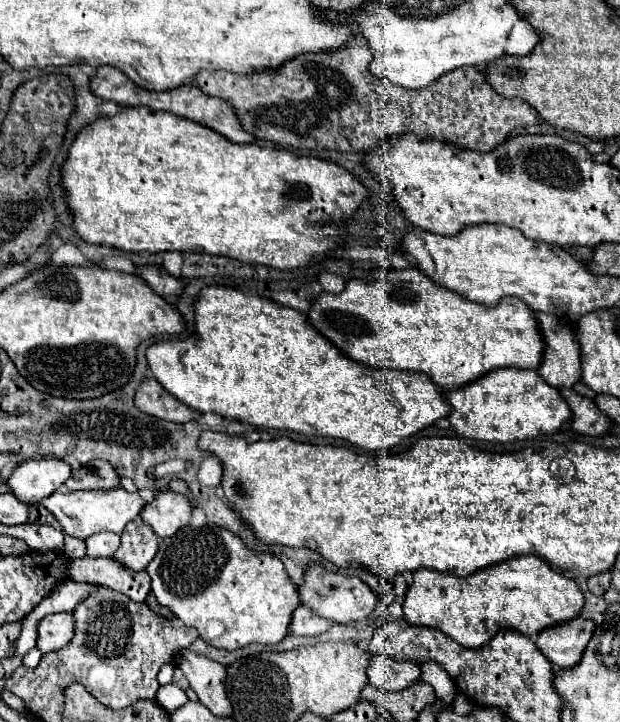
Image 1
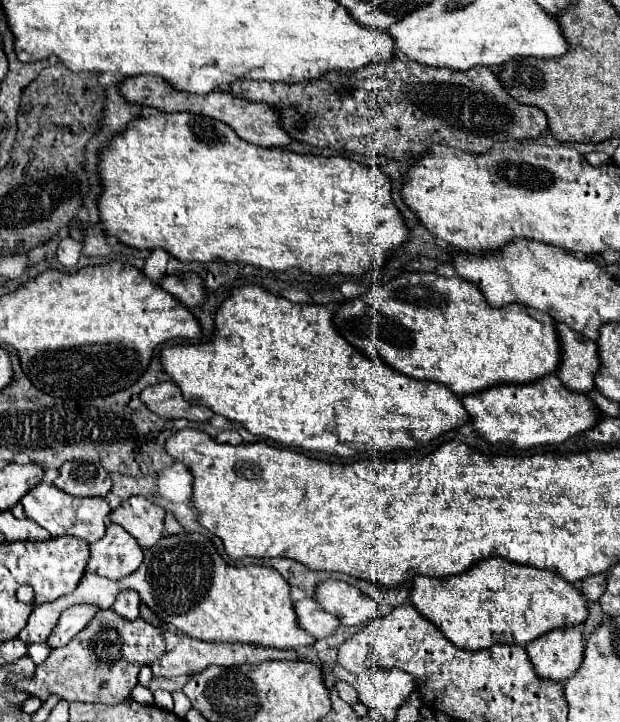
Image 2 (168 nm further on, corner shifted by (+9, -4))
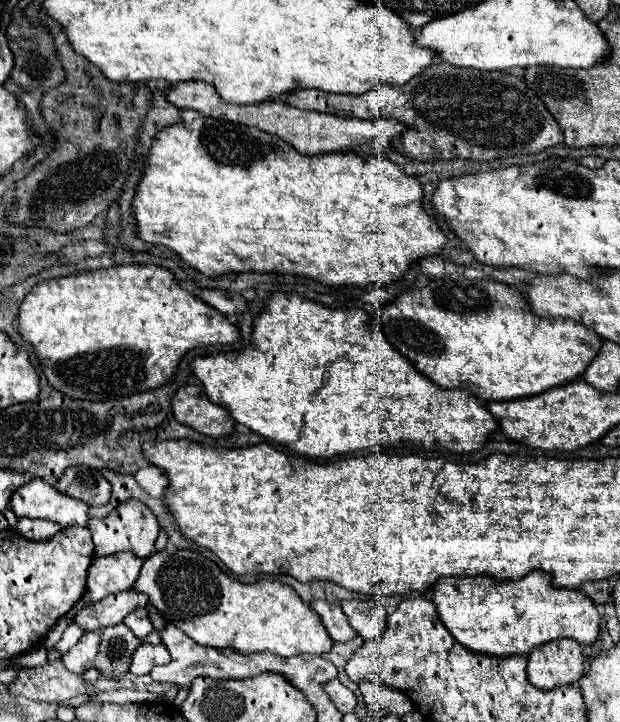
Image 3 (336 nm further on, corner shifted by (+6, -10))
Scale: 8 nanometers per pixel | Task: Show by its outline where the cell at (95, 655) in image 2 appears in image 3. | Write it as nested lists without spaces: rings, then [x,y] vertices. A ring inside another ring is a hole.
[[[124,624],[98,628],[96,632],[86,632],[76,646],[72,646],[64,656],[62,662],[70,672],[86,672],[88,668],[98,668],[104,676],[124,676],[130,666],[132,652],[140,646],[140,640],[128,630]]]

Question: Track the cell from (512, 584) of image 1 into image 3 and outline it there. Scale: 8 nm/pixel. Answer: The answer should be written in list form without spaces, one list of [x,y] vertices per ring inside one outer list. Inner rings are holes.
[[[536,570],[518,580],[498,582],[490,576],[442,578],[434,584],[434,604],[442,624],[468,650],[490,656],[528,654],[532,648],[556,640],[572,638],[592,646],[600,638],[600,612],[582,590],[554,588],[550,576]]]

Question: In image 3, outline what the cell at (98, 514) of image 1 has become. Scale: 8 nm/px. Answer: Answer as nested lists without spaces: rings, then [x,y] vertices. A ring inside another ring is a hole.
[[[32,478],[16,488],[10,508],[18,518],[46,518],[62,528],[88,526],[88,504],[56,492],[56,488],[42,478]]]

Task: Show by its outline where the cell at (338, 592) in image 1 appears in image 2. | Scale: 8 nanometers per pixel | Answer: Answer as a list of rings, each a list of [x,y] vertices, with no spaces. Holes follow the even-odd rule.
[[[325,580],[317,584],[315,598],[321,602],[321,608],[333,614],[343,626],[369,622],[375,614],[373,600],[359,588],[341,580]]]

